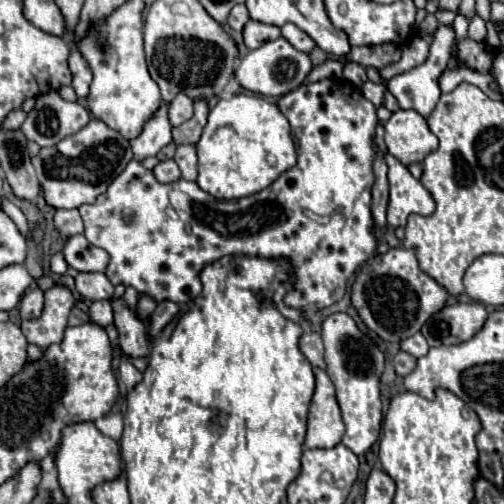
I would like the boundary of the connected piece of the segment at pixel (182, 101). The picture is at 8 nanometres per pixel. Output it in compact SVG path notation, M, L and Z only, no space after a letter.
M178 94L170 102L170 124L180 126L188 122L192 116L194 116L194 100L188 98L186 94Z

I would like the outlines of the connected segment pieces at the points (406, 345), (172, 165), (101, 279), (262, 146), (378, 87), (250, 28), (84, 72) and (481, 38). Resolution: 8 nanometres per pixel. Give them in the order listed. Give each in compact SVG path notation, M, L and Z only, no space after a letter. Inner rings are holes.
M418 332L418 334L414 334L414 336L410 336L410 340L400 342L400 348L402 348L404 352L410 352L410 354L412 354L412 356L416 356L416 358L426 356L426 352L430 350L430 346L428 346L426 338L424 338L420 332Z
M164 160L164 162L158 162L158 164L156 164L154 176L156 176L160 182L168 184L168 182L174 182L174 180L180 178L180 168L178 168L178 164L176 164L174 160Z
M80 272L76 276L76 290L82 298L96 302L96 300L108 300L114 292L114 286L104 272Z
M236 94L232 98L220 98L208 114L208 124L202 138L196 144L198 150L198 186L212 194L216 200L240 200L268 188L282 172L296 164L296 150L290 138L290 124L278 106L262 96Z
M366 80L362 84L362 94L366 100L370 100L376 108L384 106L384 96L386 96L386 84L384 82L372 82L372 80Z
M248 20L246 28L244 28L244 44L250 50L260 48L268 40L276 40L278 36L280 36L280 28L278 26L262 24L262 22L256 22L256 20Z
M72 46L72 54L70 54L68 64L70 64L72 76L74 76L74 80L72 80L72 88L76 90L78 98L88 96L88 86L90 86L90 82L92 82L92 74L90 74L90 70L86 68L86 62L82 60L82 54L78 52L76 46Z
M474 16L472 18L472 22L470 22L470 28L468 28L468 36L470 36L470 40L474 40L474 42L486 42L486 22L480 18L480 16Z

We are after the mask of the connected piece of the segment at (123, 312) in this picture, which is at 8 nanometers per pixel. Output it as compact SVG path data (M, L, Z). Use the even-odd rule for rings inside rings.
M110 300L114 308L114 324L120 334L120 348L130 358L142 358L148 354L150 344L146 336L146 322L140 320L136 314L132 314L124 300Z

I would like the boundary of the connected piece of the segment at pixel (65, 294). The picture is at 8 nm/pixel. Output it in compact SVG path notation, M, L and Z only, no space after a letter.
M56 284L54 288L46 290L44 298L46 298L46 304L44 304L42 316L38 320L22 320L20 324L26 340L30 344L40 346L42 350L46 350L50 344L62 342L66 320L74 306L72 292L62 284Z

